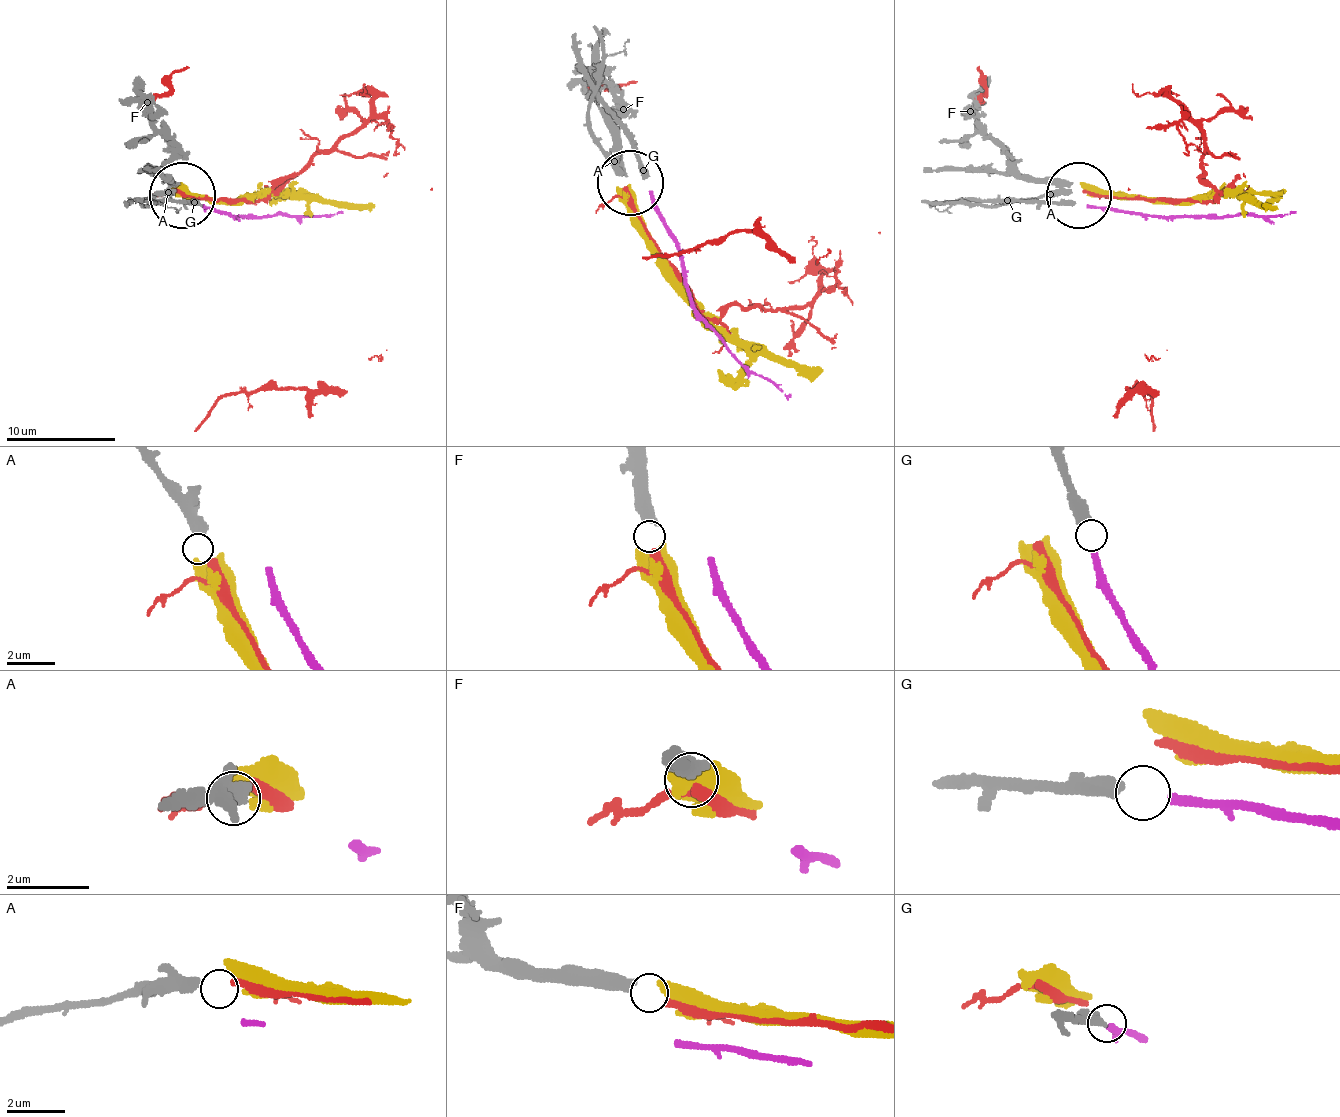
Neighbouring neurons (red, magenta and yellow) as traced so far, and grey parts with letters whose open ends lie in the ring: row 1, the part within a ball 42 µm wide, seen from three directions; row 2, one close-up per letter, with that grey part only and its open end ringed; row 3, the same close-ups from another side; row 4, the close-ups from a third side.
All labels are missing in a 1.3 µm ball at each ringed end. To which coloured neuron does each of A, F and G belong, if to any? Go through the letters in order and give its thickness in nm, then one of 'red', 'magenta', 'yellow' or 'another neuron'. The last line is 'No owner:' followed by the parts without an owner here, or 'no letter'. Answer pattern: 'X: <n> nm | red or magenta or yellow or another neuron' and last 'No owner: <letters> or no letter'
A: 440 nm | another neuron
F: 480 nm | yellow
G: 440 nm | magenta
No owner: A

